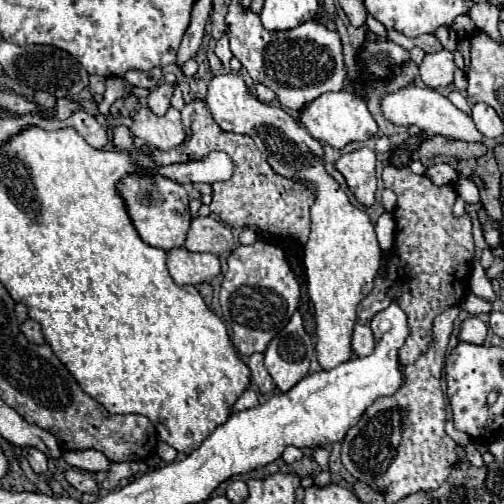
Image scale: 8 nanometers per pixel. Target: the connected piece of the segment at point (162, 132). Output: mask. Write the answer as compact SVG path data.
M147 107L139 109L133 117L133 135L145 141L147 145L153 145L161 151L169 151L183 143L185 129L181 125L181 113L173 107L169 107L167 115L157 117Z

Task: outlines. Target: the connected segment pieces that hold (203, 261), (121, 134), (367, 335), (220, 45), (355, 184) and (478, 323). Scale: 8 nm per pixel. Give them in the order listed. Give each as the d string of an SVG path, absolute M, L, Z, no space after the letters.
M183 247L167 253L167 267L177 285L209 283L221 273L219 257L213 253L191 253Z
M115 127L115 129L113 129L113 143L115 143L119 149L127 149L127 151L133 151L133 149L135 149L133 139L131 139L127 127Z
M357 323L353 329L353 337L351 337L351 349L353 349L353 357L365 357L371 355L375 347L375 339L373 333L369 329L369 325Z
M225 35L225 37L221 37L221 39L217 41L217 47L215 47L215 55L221 59L221 63L223 63L225 67L229 65L229 61L231 61L233 53L231 53L231 49L229 49L229 39L227 39L227 35Z
M369 147L355 149L351 153L341 155L341 159L335 163L337 169L347 179L349 189L355 193L359 203L373 205L375 201L375 151Z
M469 317L461 325L459 341L481 345L481 343L485 343L485 335L487 335L487 325L481 319L477 319L477 317Z

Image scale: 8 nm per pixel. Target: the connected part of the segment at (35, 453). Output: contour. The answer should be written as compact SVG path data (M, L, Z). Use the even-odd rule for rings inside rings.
M27 449L27 461L33 467L35 473L45 473L47 471L47 457L39 449Z

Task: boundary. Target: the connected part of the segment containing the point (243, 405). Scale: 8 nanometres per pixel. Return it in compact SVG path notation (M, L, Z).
M247 389L247 391L235 401L235 405L231 407L231 413L239 413L239 411L245 411L245 409L249 409L249 407L257 407L257 405L259 405L257 393L251 391L251 389Z

